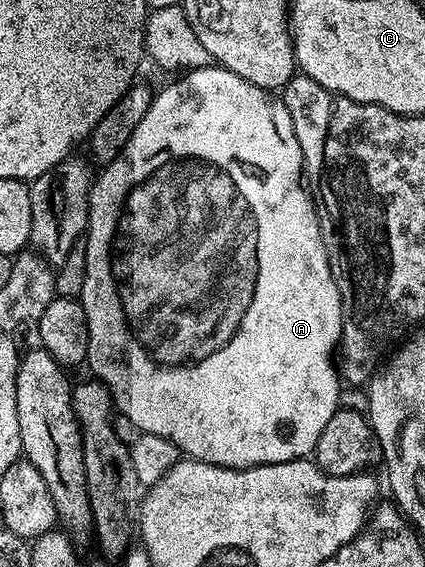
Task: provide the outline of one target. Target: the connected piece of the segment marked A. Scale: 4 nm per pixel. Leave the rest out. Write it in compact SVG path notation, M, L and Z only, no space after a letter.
M217 64L200 67L198 70L187 70L181 76L175 77L175 82L170 82L162 91L153 95L148 112L140 124L132 132L128 144L105 167L102 175L93 179L90 188L90 220L88 229L84 235L86 244L86 275L84 276L84 288L80 295L80 301L86 313L88 324L88 366L94 369L93 377L104 383L110 390L110 397L117 413L128 416L132 424L143 434L155 434L164 436L164 440L172 440L179 451L187 459L195 462L207 462L213 466L226 466L229 470L247 470L250 466L267 466L268 464L280 464L291 462L297 458L306 458L313 455L314 445L320 440L320 432L324 432L324 424L332 420L332 416L340 409L340 393L338 394L338 382L340 374L336 369L336 351L340 346L342 337L342 301L340 292L336 288L336 280L332 276L332 268L328 264L328 252L320 232L318 212L314 199L304 185L304 163L300 140L296 140L296 128L292 128L292 116L288 116L288 108L281 100L274 102L267 91L260 89L256 84L248 84L236 72L228 72Z

